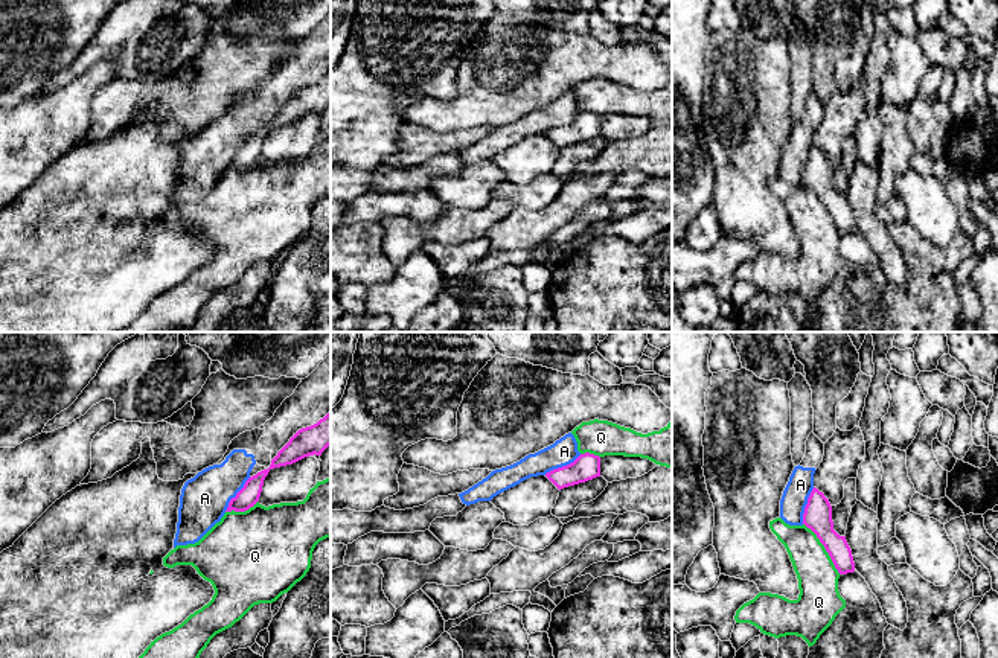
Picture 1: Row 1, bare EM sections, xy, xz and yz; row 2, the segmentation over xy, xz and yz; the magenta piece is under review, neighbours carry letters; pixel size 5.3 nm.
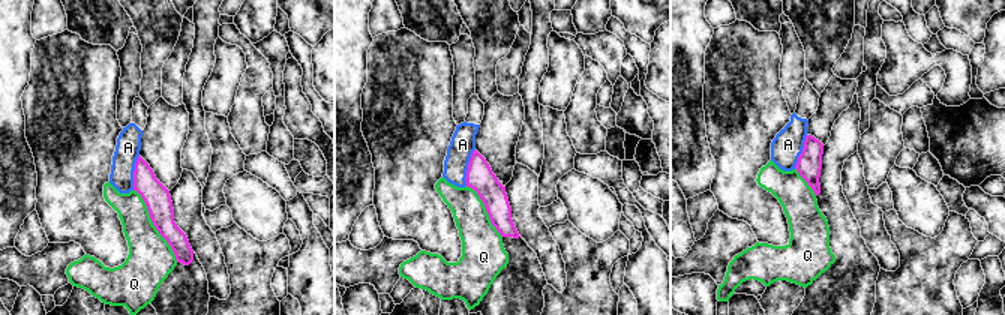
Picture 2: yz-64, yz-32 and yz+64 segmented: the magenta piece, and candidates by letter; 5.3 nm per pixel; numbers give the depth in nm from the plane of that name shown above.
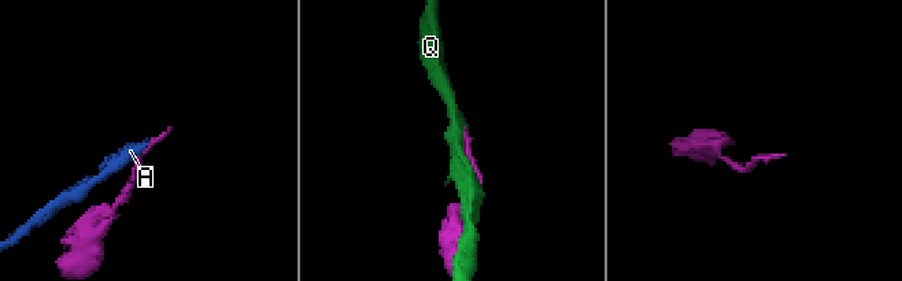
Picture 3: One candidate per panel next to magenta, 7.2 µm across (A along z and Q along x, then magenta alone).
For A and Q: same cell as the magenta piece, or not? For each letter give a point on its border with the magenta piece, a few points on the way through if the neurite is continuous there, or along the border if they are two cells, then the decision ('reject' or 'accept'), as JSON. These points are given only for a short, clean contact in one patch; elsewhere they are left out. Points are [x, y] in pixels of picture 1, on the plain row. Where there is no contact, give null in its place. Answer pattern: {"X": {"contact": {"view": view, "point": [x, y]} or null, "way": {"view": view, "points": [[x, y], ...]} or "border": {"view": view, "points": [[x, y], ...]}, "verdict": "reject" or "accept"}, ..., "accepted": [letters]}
{"A": {"contact": {"view": "xy", "point": [236, 153]}, "verdict": "reject"}, "Q": {"contact": {"view": "yz", "point": [825, 206]}, "verdict": "reject"}, "accepted": []}

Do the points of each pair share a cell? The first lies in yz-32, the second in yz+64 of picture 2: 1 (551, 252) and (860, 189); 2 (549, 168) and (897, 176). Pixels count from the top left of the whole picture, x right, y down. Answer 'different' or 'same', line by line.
1: same
2: different

